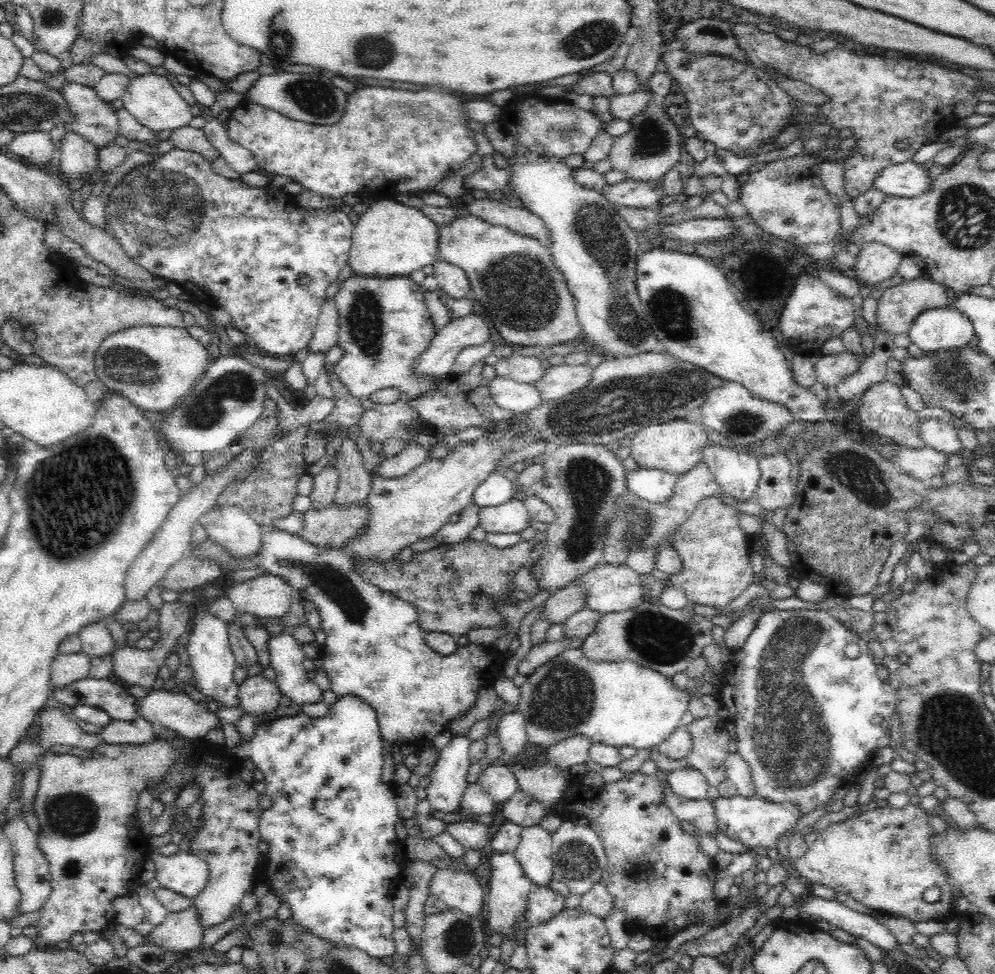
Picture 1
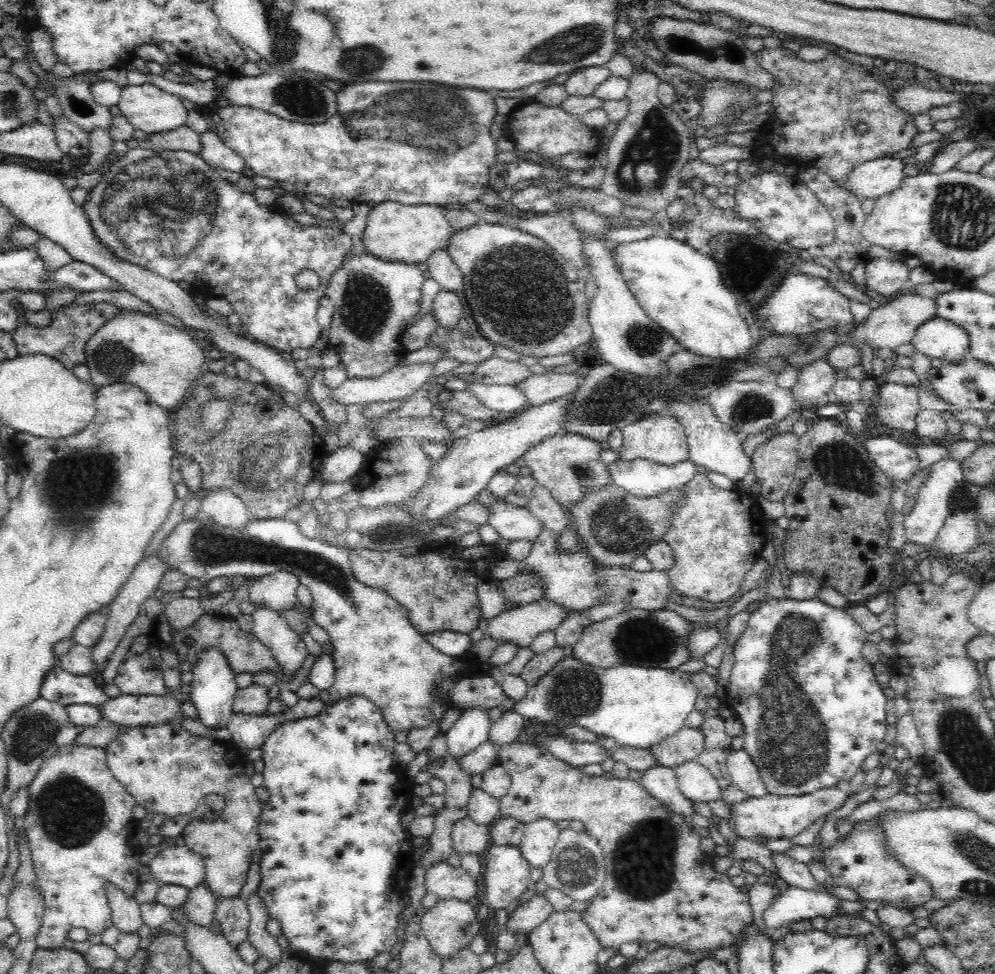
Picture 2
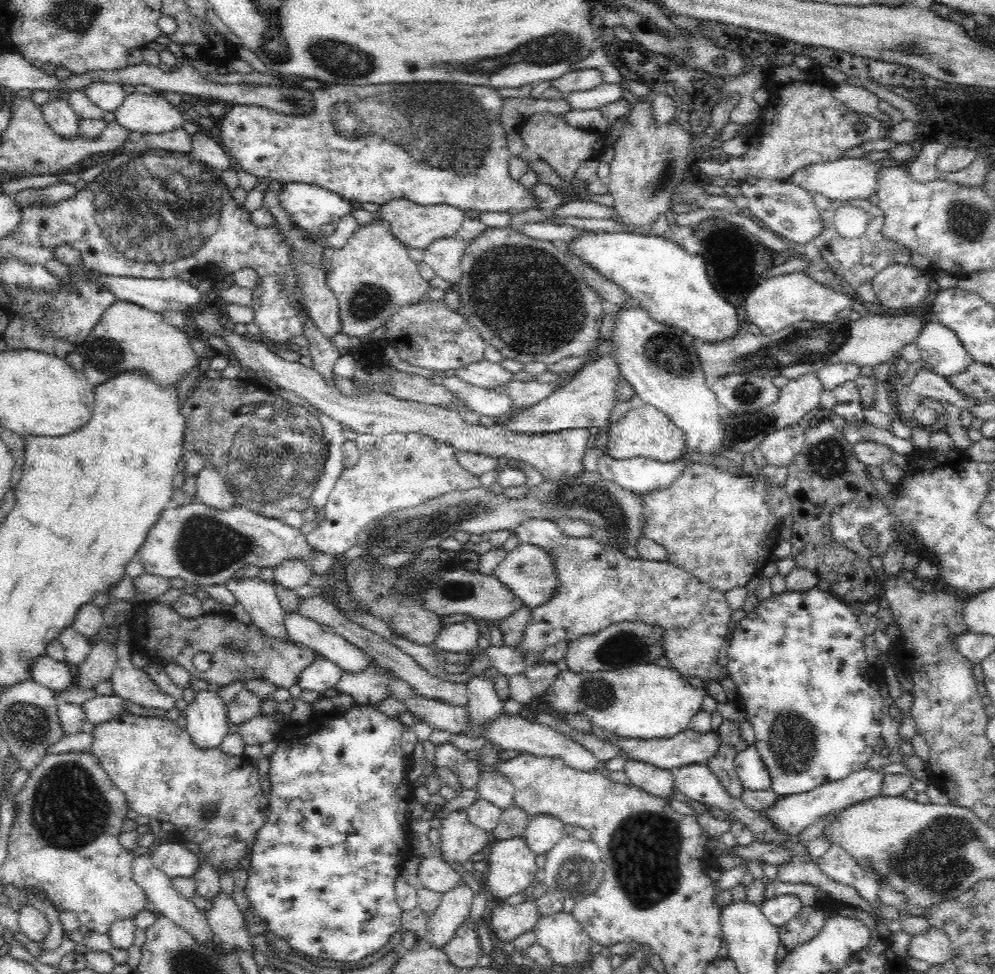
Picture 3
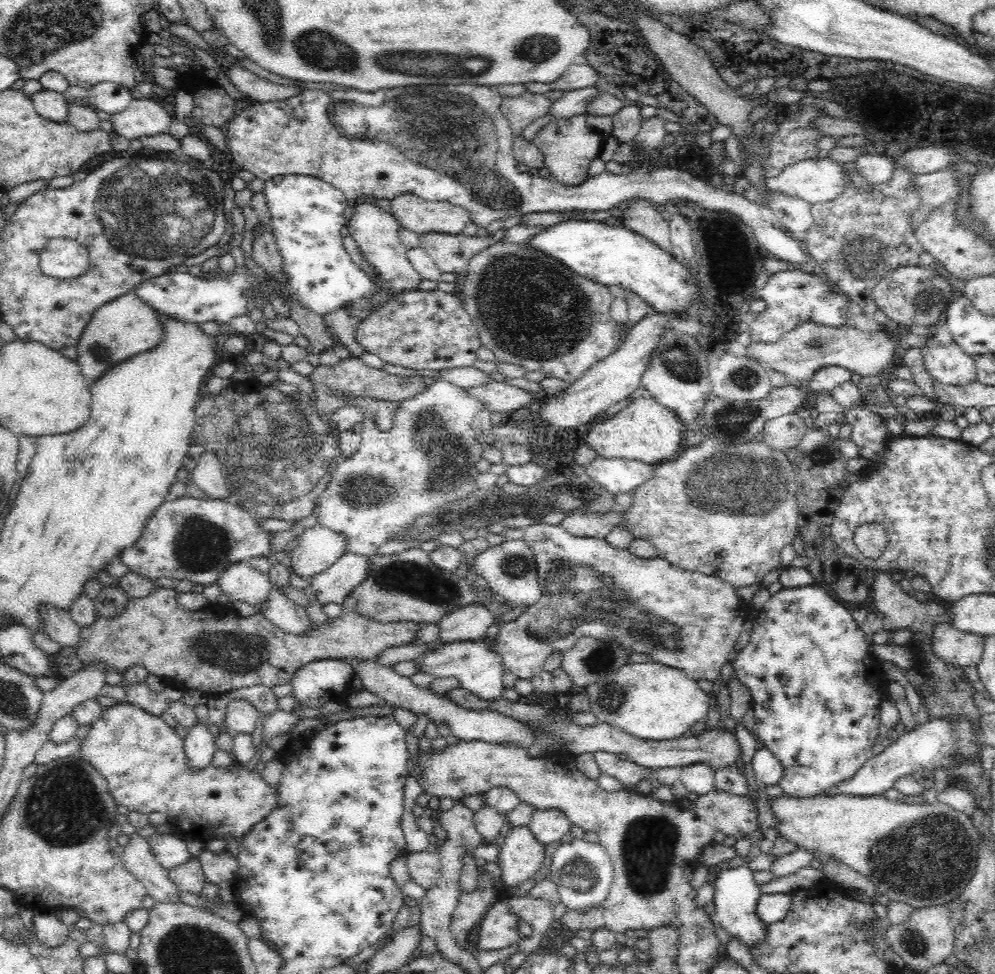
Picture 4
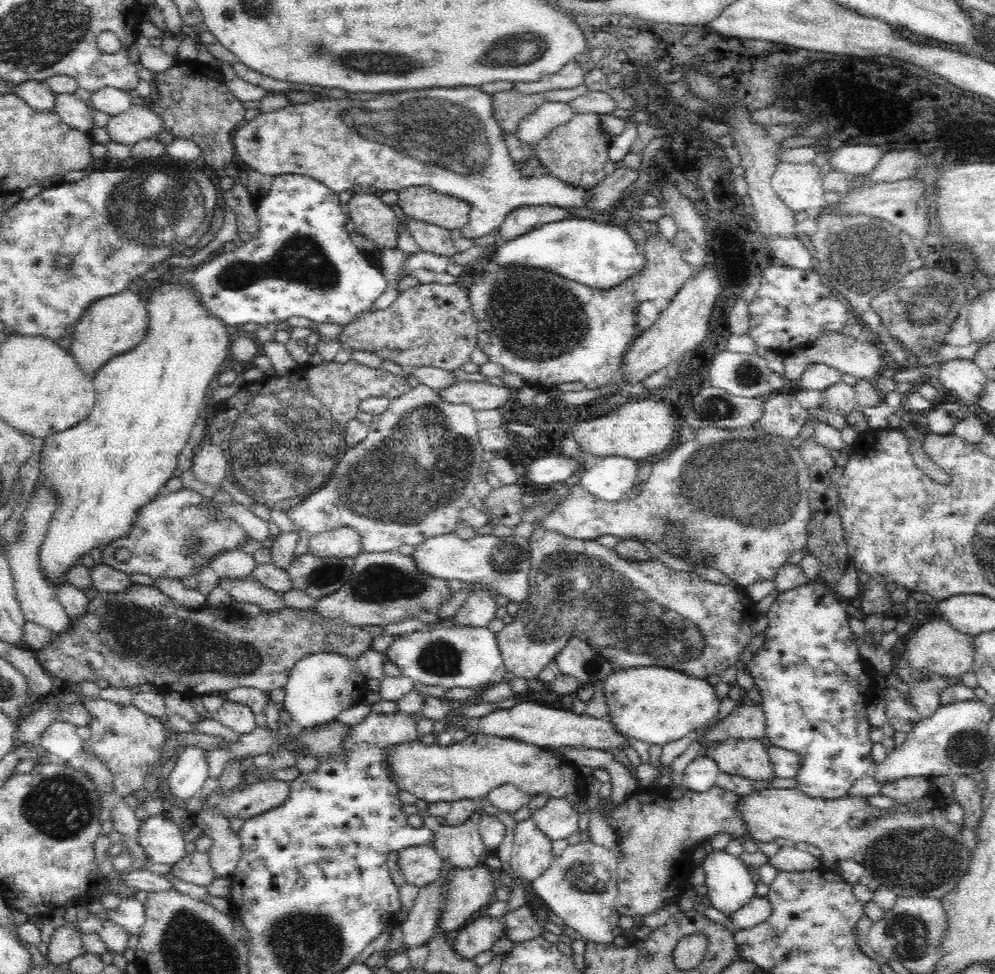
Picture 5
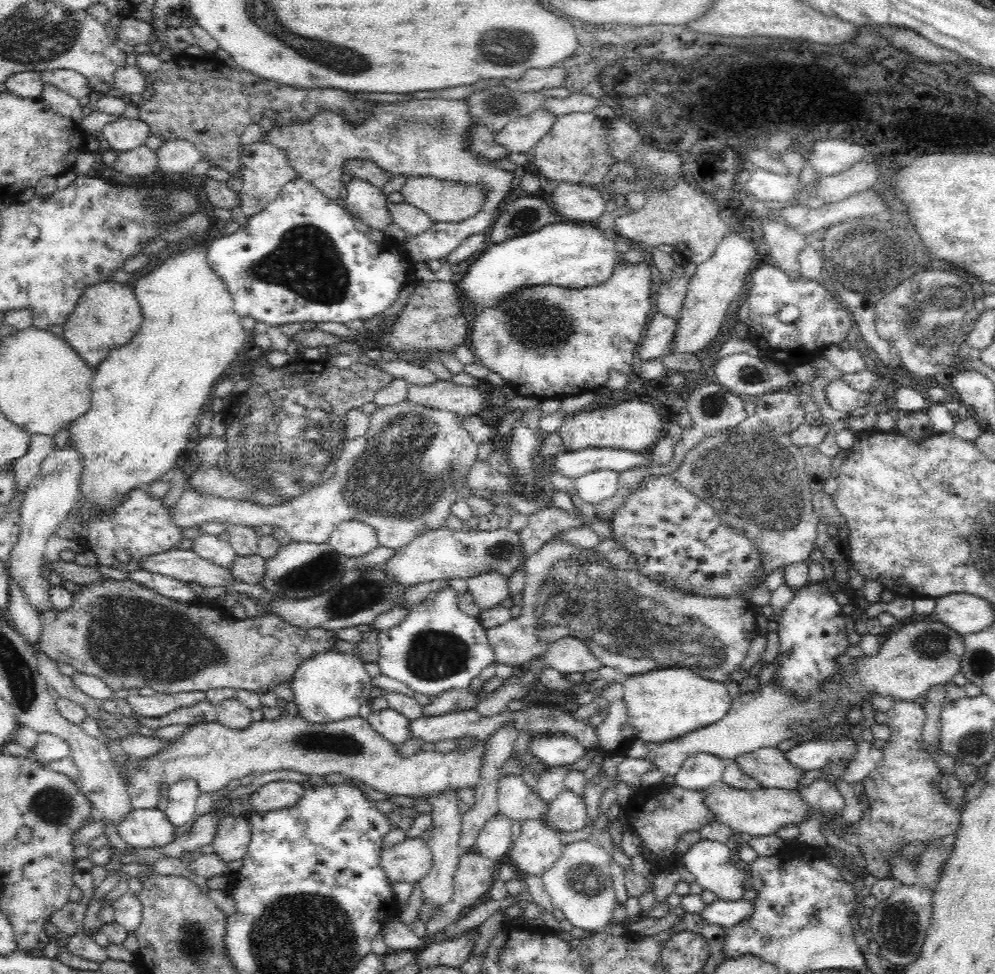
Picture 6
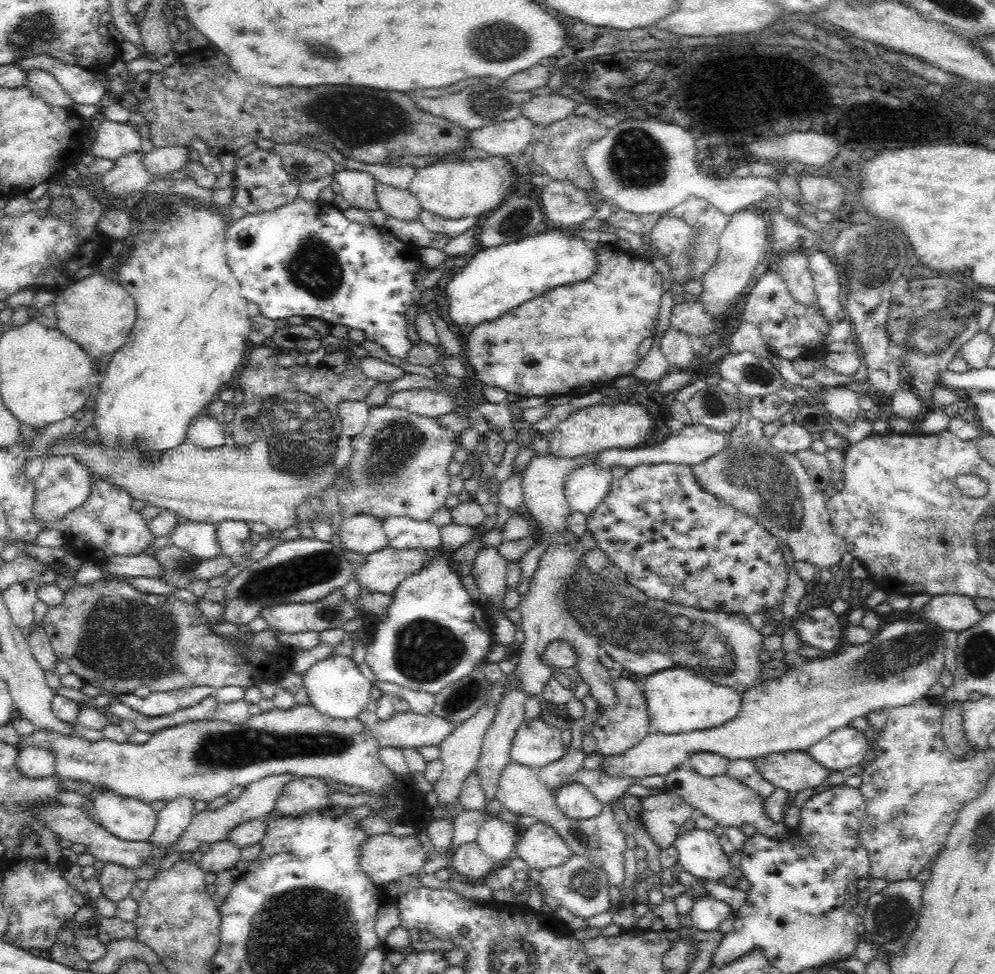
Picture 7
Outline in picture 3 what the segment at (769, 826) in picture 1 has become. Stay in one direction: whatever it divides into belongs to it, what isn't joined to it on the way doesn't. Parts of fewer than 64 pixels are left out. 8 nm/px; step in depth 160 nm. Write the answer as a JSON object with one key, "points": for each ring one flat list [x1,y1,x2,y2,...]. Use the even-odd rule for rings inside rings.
{"points":[[868,766,851,772,842,780,836,780,828,784,820,785,813,788,810,792,790,795,782,797,774,803,766,812,768,816,778,828,790,832,790,834,798,834,804,828,808,828,810,824,820,819,820,816,827,816,830,812,837,812,842,808,848,808,852,804,858,804,863,800,868,800,874,796,880,796,882,792,883,778,886,774,879,770,872,769]]}

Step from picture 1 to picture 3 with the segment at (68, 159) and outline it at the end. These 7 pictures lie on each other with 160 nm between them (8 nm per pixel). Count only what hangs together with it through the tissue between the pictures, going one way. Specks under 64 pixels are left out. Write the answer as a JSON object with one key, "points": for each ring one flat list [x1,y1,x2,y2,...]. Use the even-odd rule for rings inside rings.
{"points":[[50,95,49,101,41,106,40,110,43,120,56,135,68,139,79,133,79,119,66,100]]}

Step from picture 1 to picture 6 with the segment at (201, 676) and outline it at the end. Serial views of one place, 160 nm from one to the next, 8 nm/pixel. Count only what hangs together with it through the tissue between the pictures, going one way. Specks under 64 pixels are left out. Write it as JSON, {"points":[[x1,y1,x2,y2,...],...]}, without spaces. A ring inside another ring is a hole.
{"points":[[181,780,173,784,167,792,169,799,164,815,174,828,183,827,186,822,192,821,196,816,196,800,201,795,196,787,196,781]]}

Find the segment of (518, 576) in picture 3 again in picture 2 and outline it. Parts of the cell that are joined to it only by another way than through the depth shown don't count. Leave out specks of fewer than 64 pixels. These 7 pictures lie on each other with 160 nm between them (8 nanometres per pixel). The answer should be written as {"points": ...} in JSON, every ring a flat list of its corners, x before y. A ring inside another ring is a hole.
{"points":[[544,530,533,540,529,554,518,562,518,573,530,573,538,577,544,590,544,600,568,611,584,611,593,604,601,603,601,590,597,585,596,566,598,562,588,556,586,550,563,550,557,547,559,534]]}

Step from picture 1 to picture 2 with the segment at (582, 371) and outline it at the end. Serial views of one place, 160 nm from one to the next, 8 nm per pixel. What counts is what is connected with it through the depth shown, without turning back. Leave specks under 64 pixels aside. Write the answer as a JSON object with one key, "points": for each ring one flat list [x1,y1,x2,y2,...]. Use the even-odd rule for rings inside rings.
{"points":[[547,372,530,375,515,385,522,391,529,407,541,406,558,398,567,396,578,387,578,374]]}

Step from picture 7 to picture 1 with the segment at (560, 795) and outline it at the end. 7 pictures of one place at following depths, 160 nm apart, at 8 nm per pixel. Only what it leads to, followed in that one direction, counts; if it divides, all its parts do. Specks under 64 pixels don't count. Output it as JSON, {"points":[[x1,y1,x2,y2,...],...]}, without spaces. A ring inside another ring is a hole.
{"points":[[540,824,532,827,523,828,521,832,521,841,515,850,515,857,522,866,524,874,534,884,535,887,544,887,553,878,552,864,552,833,544,830]]}

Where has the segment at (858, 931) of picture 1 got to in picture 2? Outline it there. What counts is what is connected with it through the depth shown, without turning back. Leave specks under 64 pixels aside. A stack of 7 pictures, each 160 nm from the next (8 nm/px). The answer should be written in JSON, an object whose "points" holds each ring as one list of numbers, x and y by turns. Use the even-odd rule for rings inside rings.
{"points":[[788,884,786,891,775,896,772,904,763,912,763,921,769,931,781,926,788,925,794,921,816,918,816,916,832,917,836,912,838,899,829,893,806,890]]}

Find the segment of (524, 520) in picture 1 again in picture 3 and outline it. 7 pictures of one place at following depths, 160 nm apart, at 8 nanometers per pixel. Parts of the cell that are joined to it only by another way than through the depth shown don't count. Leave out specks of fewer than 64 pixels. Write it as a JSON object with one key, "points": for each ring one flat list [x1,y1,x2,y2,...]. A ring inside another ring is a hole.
{"points":[[532,519,523,522,512,532,518,535,520,543,535,544,550,555,558,580,557,590,550,600,531,610,531,616,523,629,523,636,514,647,525,661,525,670,536,666,541,654,554,644,570,644,620,622,642,622,651,628,661,629,664,639,663,656,668,659,671,668,680,675,688,678,696,676,704,683,716,681,724,675,725,669,720,666,718,657,725,651,725,642,731,637,729,626,734,611,730,609,730,603,722,591,700,582,695,576,667,560,630,558,616,546,600,544,591,536,566,536,557,521]]}

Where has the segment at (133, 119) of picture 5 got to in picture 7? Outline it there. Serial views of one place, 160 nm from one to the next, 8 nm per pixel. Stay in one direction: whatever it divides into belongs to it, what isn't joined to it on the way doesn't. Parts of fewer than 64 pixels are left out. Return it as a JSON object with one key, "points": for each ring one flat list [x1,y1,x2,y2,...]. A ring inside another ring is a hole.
{"points":[[104,120,96,132,90,156,115,162,122,156,139,152,140,148,141,136,134,128]]}

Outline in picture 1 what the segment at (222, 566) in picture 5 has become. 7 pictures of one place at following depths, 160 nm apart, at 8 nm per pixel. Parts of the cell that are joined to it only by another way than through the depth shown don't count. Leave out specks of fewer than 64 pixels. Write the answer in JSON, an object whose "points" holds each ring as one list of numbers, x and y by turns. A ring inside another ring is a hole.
{"points":[[282,631,276,635,269,634,267,651,271,667,276,673,275,683,281,693,286,694,294,704,314,704,314,702,321,700,322,690,316,685,315,681,310,681,306,677,307,671,303,666,306,657,301,646,302,644,296,641,296,637]]}

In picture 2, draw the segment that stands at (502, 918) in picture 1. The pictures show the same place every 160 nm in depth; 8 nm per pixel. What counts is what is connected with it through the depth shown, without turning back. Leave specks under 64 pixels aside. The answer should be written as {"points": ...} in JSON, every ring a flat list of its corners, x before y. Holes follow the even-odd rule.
{"points":[[494,845,482,855,485,870,482,901,492,910,506,908,526,889,533,886,530,863,522,856,519,845]]}

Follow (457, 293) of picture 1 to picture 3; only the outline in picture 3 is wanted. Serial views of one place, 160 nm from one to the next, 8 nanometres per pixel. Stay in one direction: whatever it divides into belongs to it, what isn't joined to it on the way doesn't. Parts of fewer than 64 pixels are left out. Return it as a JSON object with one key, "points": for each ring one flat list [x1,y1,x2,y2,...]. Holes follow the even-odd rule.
{"points":[[436,238,424,250,423,261,434,269,435,276,454,284,461,279,462,256,469,241,460,238]]}

